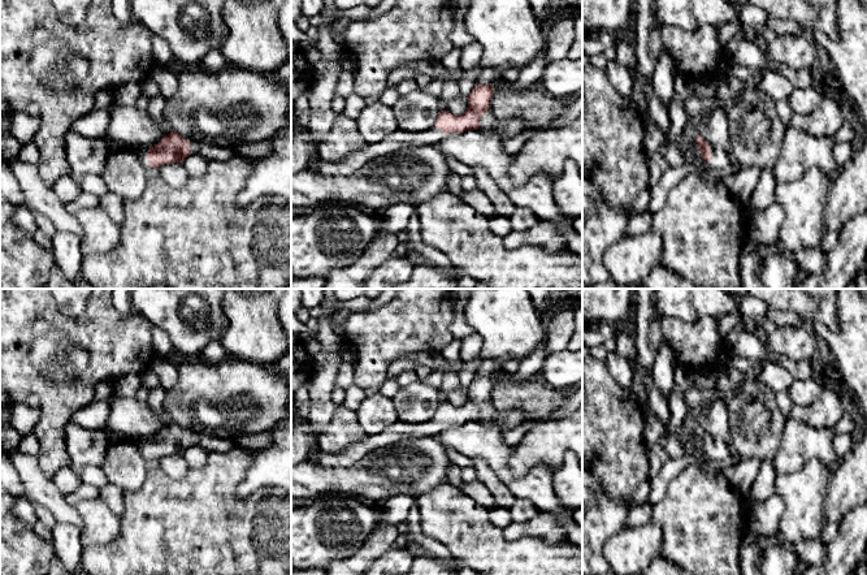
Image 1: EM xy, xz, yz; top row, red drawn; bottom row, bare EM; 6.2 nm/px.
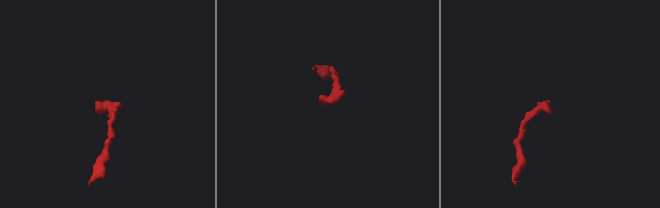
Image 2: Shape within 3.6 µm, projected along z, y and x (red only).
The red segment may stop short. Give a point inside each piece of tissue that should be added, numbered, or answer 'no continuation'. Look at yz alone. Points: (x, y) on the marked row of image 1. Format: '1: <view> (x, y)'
1: yz (720, 160)

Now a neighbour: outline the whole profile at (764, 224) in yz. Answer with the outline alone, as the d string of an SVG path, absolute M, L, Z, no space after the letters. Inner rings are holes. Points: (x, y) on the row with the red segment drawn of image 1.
M772 202L766 209L757 211L750 220L751 233L759 245L770 245L779 241L779 229L784 220L784 211L777 202Z

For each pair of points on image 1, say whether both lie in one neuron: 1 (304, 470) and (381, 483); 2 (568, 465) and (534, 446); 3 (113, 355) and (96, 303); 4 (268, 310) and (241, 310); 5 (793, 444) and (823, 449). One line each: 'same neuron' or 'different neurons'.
1: same neuron
2: different neurons
3: same neuron
4: same neuron
5: same neuron

